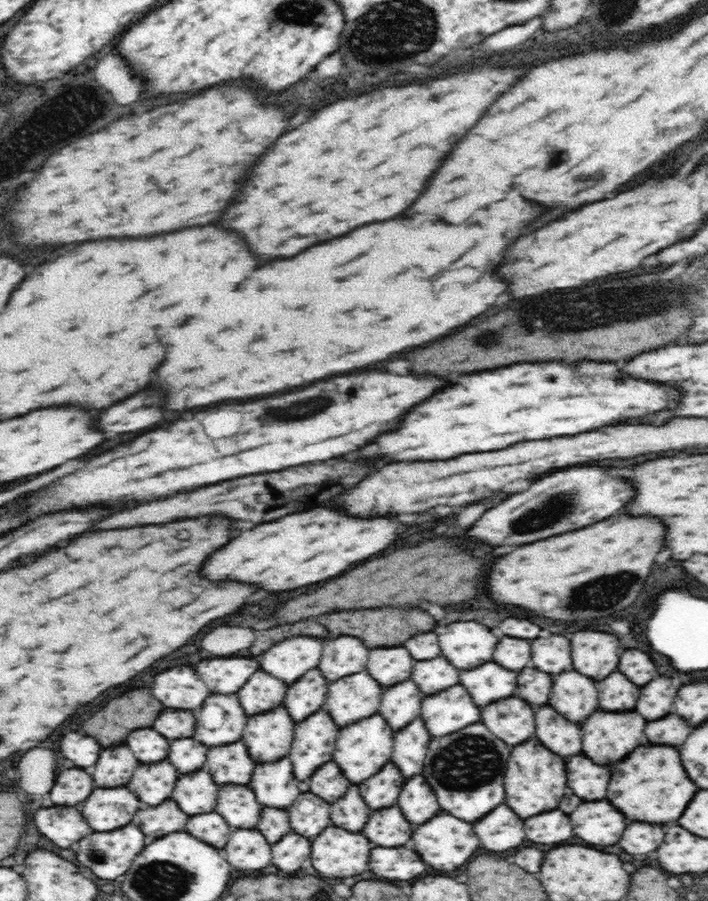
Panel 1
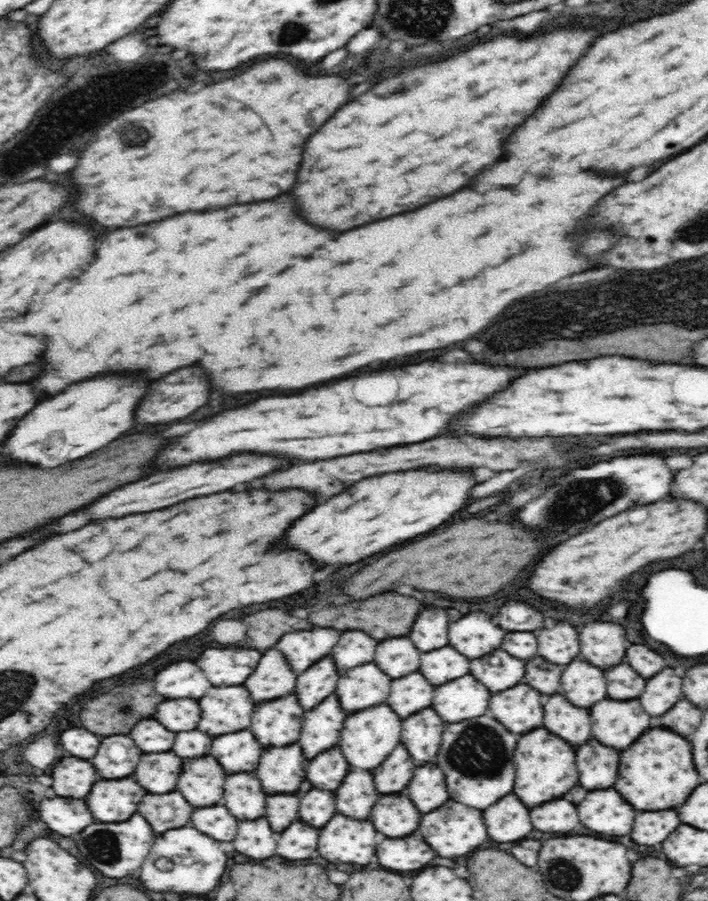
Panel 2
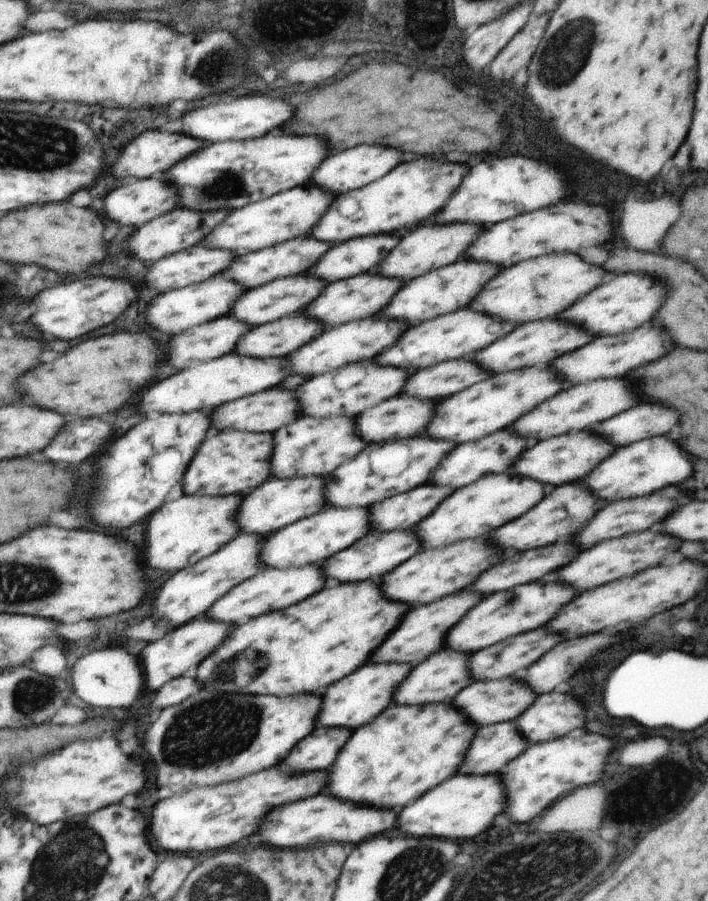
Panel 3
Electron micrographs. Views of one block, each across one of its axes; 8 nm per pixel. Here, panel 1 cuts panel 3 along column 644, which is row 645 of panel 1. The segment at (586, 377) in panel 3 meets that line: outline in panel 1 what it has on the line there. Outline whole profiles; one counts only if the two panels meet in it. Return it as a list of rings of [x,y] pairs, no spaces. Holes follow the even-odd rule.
[[[340,636],[336,640],[324,642],[324,656],[318,668],[324,672],[326,680],[338,680],[362,672],[366,668],[368,648],[352,636]]]

